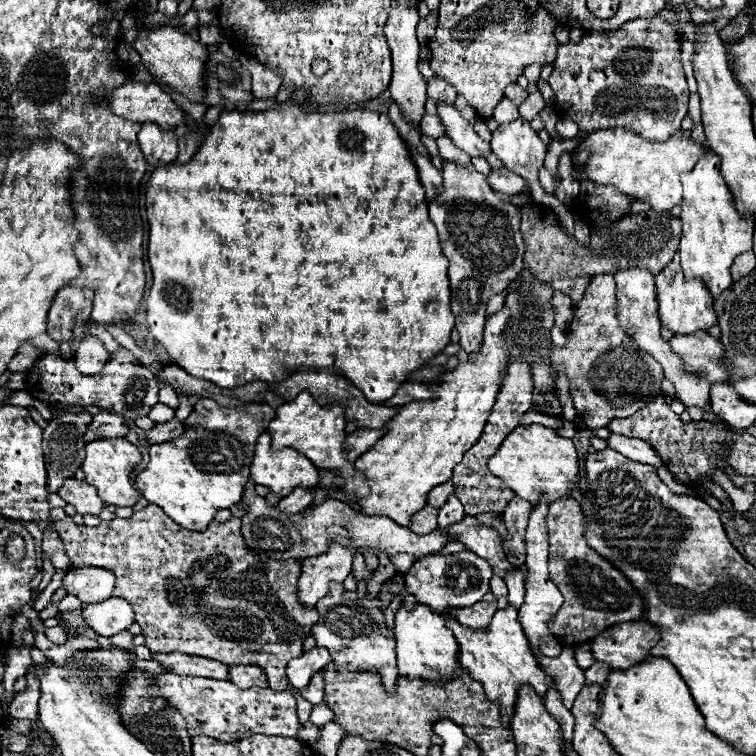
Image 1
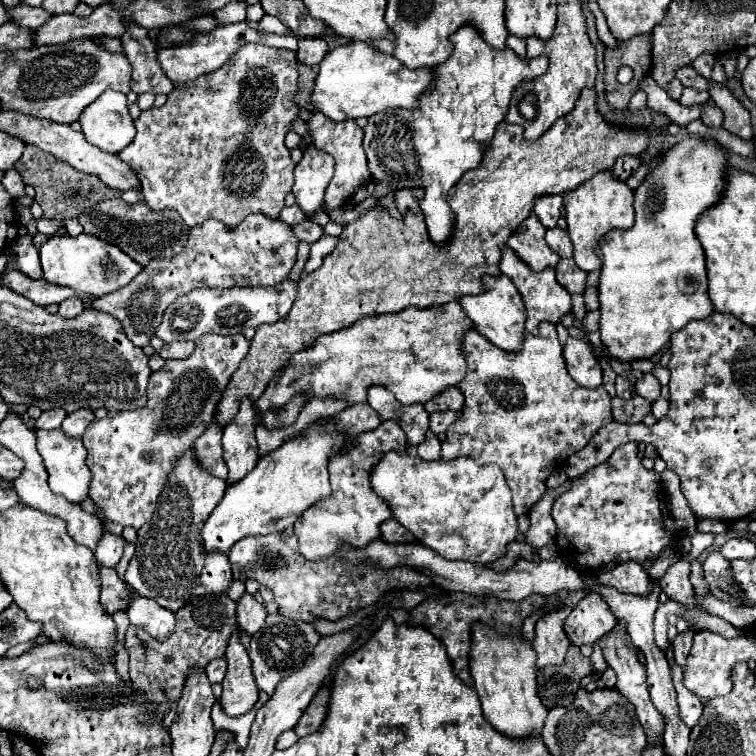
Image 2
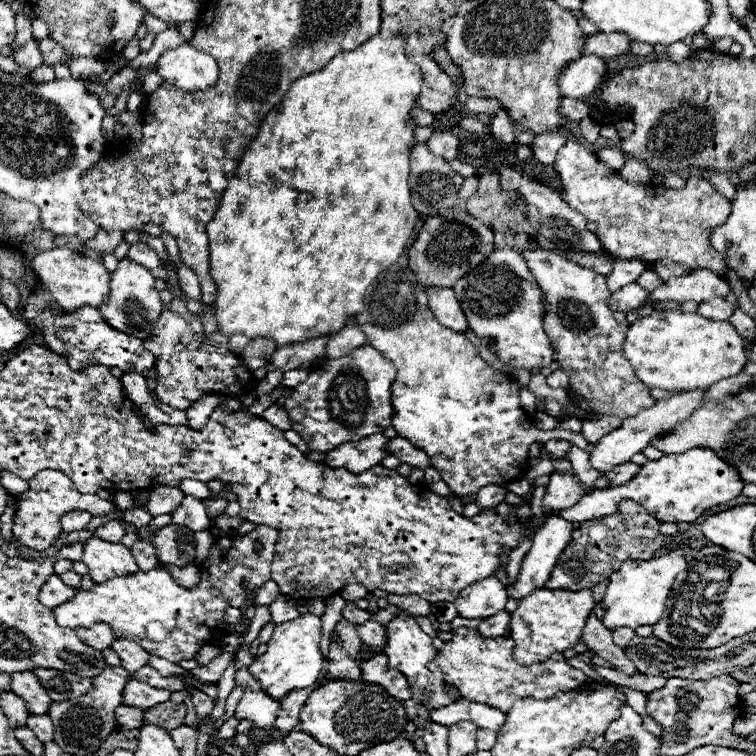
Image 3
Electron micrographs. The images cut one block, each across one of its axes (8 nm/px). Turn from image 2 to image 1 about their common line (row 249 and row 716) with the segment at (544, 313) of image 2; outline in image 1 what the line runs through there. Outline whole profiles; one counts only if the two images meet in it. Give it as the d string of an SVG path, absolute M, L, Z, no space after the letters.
M514 606L498 610L494 614L488 630L472 630L468 626L462 626L452 614L444 614L444 618L446 618L446 628L450 628L458 640L460 664L468 672L472 672L472 676L484 686L488 700L498 704L502 722L506 726L510 724L512 708L516 704L516 692L522 684L530 684L544 698L548 684L550 684L550 676L536 666L536 660L532 658L524 630L518 622L518 610Z

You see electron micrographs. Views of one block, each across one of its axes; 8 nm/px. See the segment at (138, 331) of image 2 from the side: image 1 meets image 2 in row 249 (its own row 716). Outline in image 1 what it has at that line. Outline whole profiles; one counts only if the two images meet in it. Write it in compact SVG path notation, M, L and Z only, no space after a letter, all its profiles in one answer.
M160 674L156 684L150 688L150 696L164 696L188 722L190 736L210 736L220 742L236 742L254 734L298 738L298 716L296 700L292 692L270 690L270 688L238 688L228 680L200 678L200 676L178 676Z

